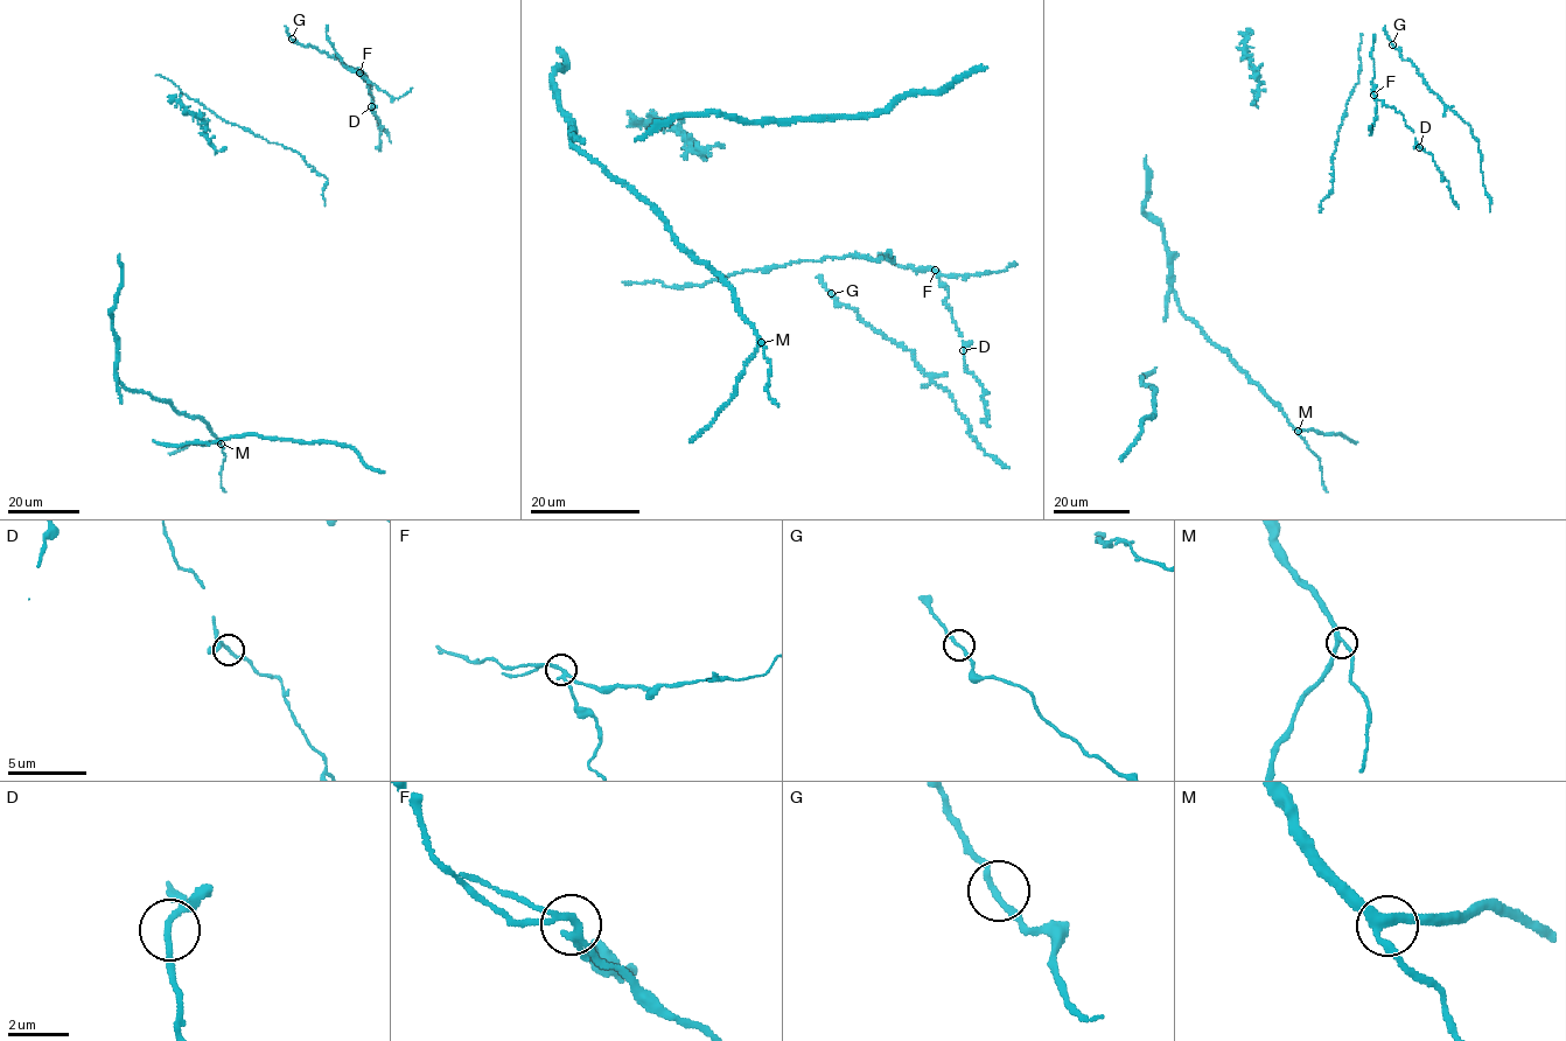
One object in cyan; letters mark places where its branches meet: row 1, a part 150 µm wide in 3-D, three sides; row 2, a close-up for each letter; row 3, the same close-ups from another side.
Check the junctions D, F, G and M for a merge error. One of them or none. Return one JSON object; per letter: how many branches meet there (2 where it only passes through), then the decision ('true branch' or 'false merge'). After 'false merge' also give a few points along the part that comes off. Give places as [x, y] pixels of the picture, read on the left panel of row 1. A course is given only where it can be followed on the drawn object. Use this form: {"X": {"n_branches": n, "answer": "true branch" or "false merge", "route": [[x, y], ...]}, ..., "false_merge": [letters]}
{"D": {"n_branches": 3, "answer": "true branch"}, "F": {"n_branches": 3, "answer": "false merge", "route": [[358, 72], [393, 98], [412, 88]]}, "G": {"n_branches": 2, "answer": "true branch"}, "M": {"n_branches": 3, "answer": "true branch"}, "false_merge": ["F"]}

